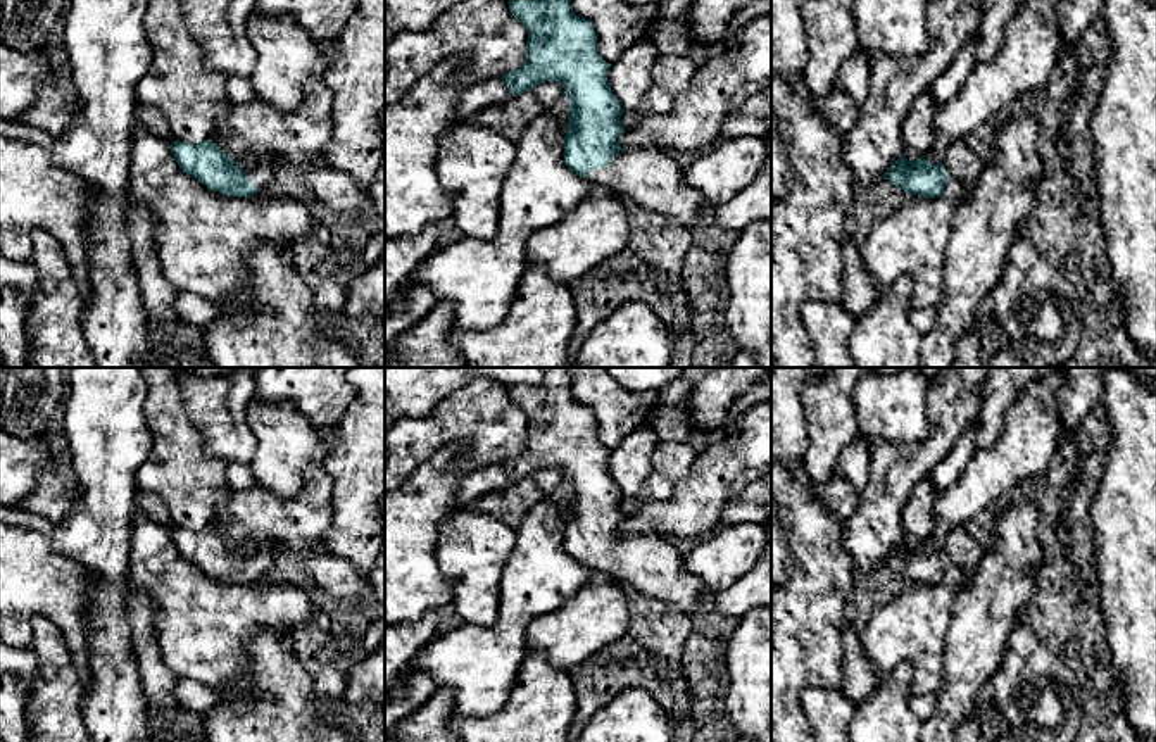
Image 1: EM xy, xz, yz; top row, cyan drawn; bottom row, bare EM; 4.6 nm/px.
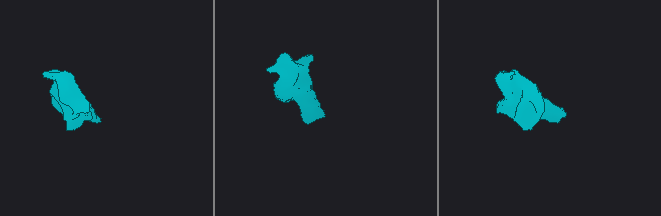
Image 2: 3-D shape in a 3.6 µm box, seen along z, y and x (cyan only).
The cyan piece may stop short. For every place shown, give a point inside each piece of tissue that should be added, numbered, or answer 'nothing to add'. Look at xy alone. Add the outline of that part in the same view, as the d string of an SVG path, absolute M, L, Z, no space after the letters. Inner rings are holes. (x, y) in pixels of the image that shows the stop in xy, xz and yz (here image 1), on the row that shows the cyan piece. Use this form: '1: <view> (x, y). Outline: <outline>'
1: xy (259, 168). Outline: M262 150L247 152L238 164L247 173L257 192L271 183L276 167L276 160L267 157Z

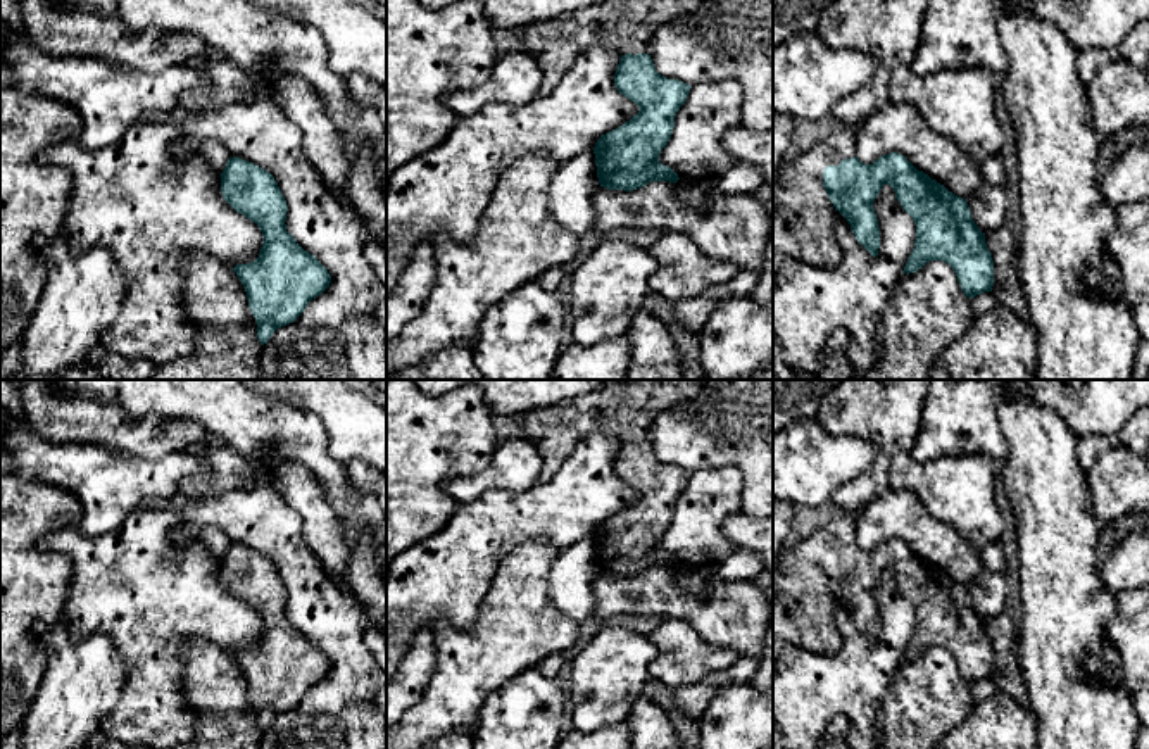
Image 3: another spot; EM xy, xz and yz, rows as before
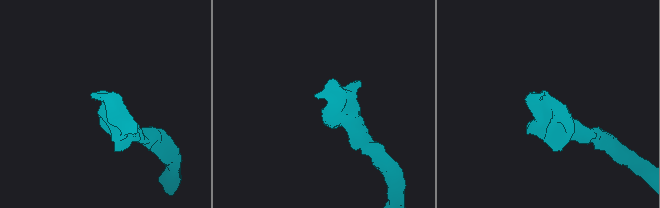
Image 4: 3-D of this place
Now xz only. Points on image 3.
1: xz (627, 26). Outline: M599 0L545 22L514 28L512 33L543 72L538 88L538 97L543 97L569 72L583 48L649 54L649 41L661 26L695 12L699 5L700 0Z

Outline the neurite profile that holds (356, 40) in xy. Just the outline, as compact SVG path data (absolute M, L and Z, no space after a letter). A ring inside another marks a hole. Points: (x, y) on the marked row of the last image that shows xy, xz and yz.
M248 0L254 5L316 28L328 48L330 69L347 78L359 72L386 86L386 22L350 0Z

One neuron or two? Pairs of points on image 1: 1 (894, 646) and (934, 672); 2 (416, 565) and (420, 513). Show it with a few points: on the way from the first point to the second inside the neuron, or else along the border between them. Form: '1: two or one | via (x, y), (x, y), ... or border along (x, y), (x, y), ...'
1: one | via (904, 646), (923, 661)
2: one | via (416, 553), (416, 525)

